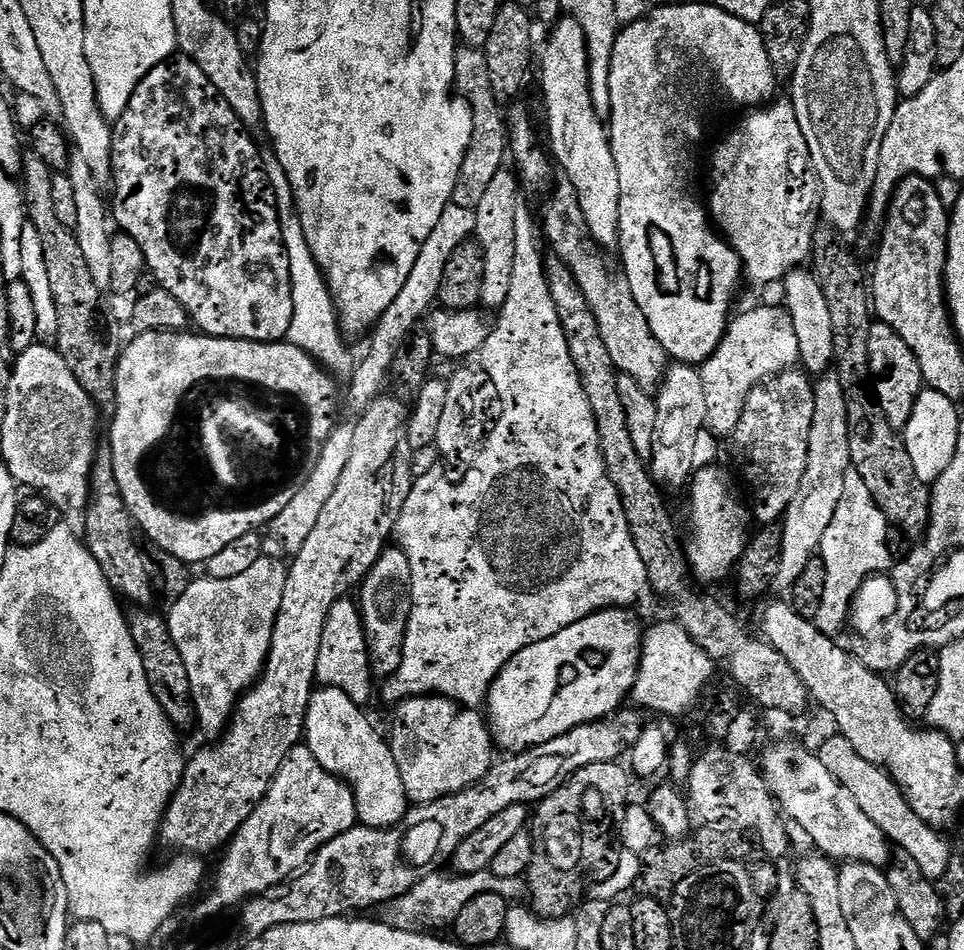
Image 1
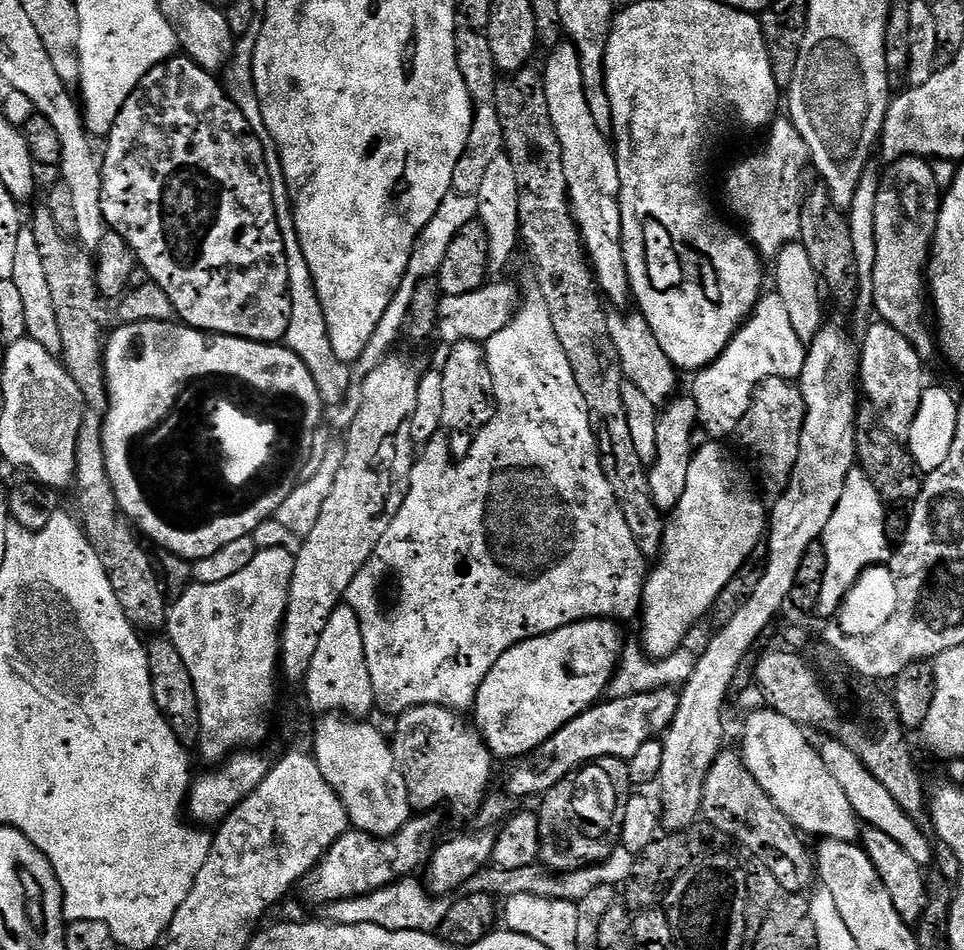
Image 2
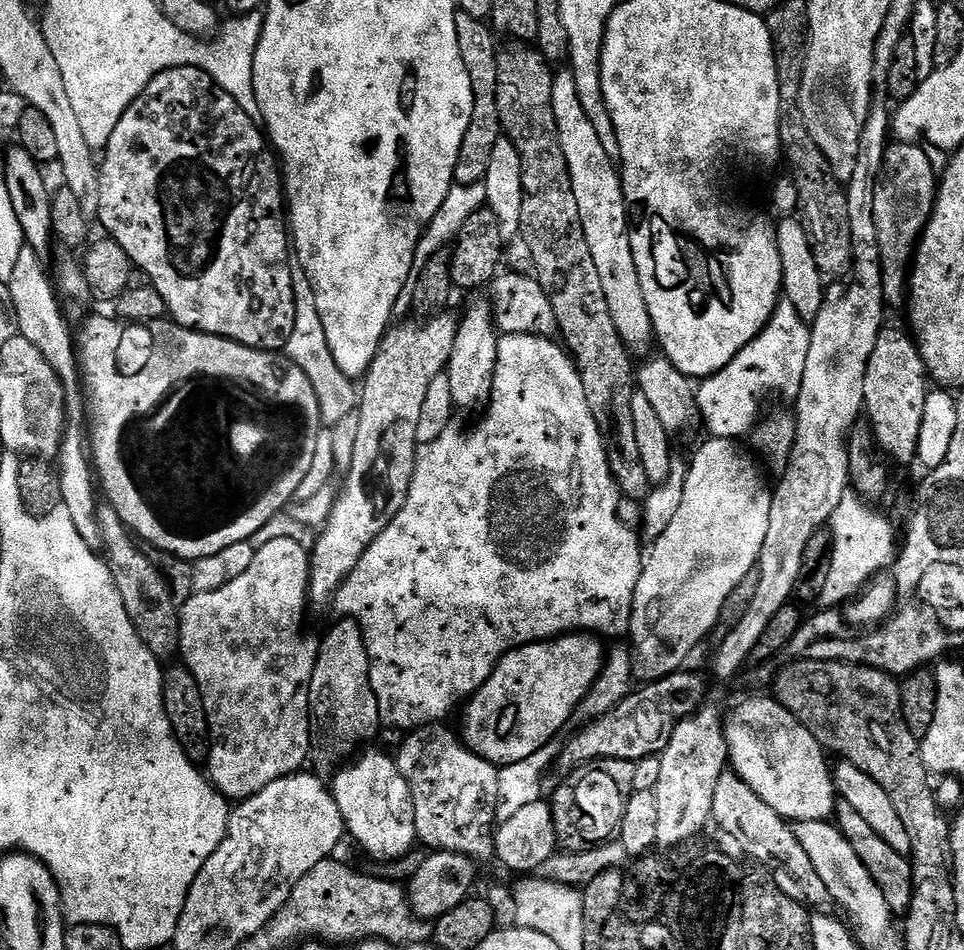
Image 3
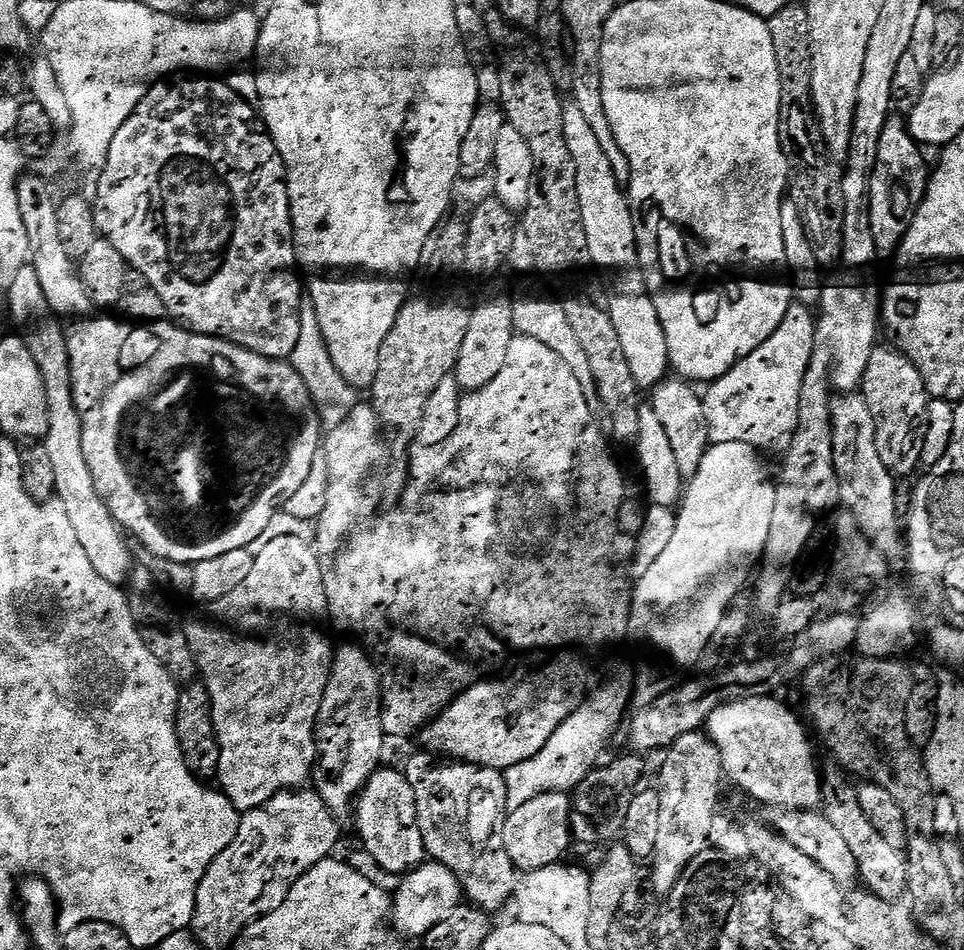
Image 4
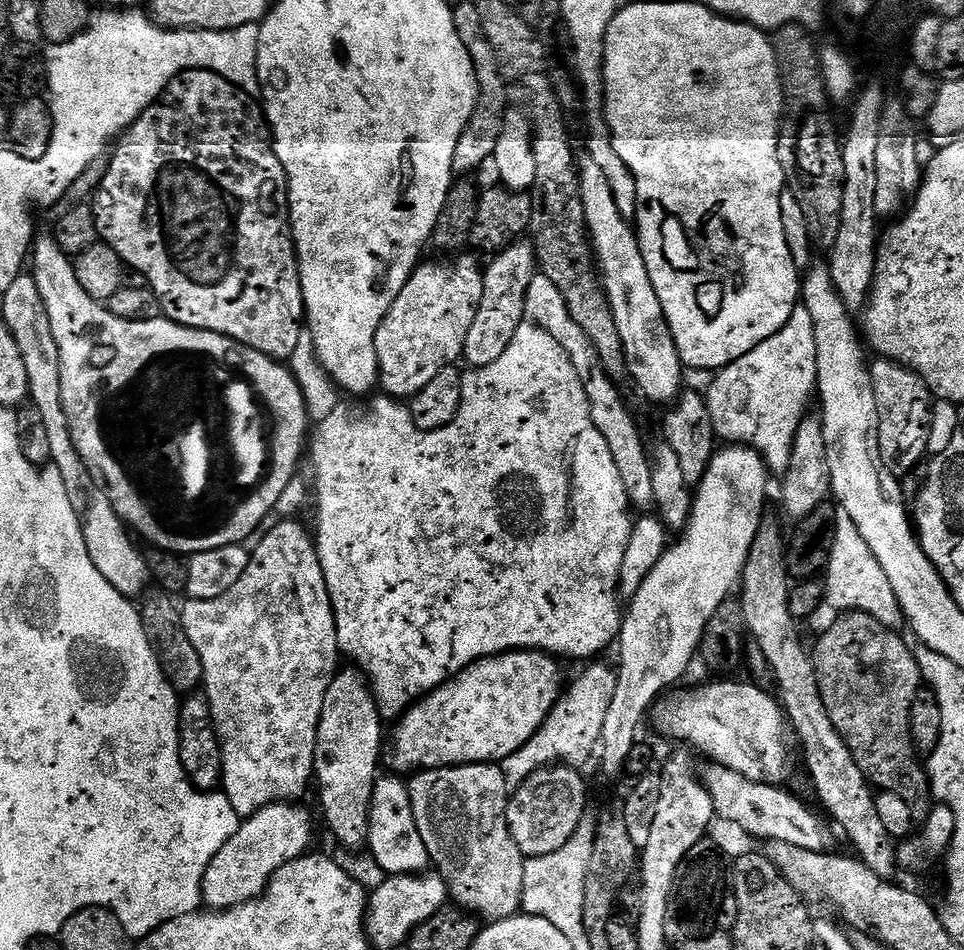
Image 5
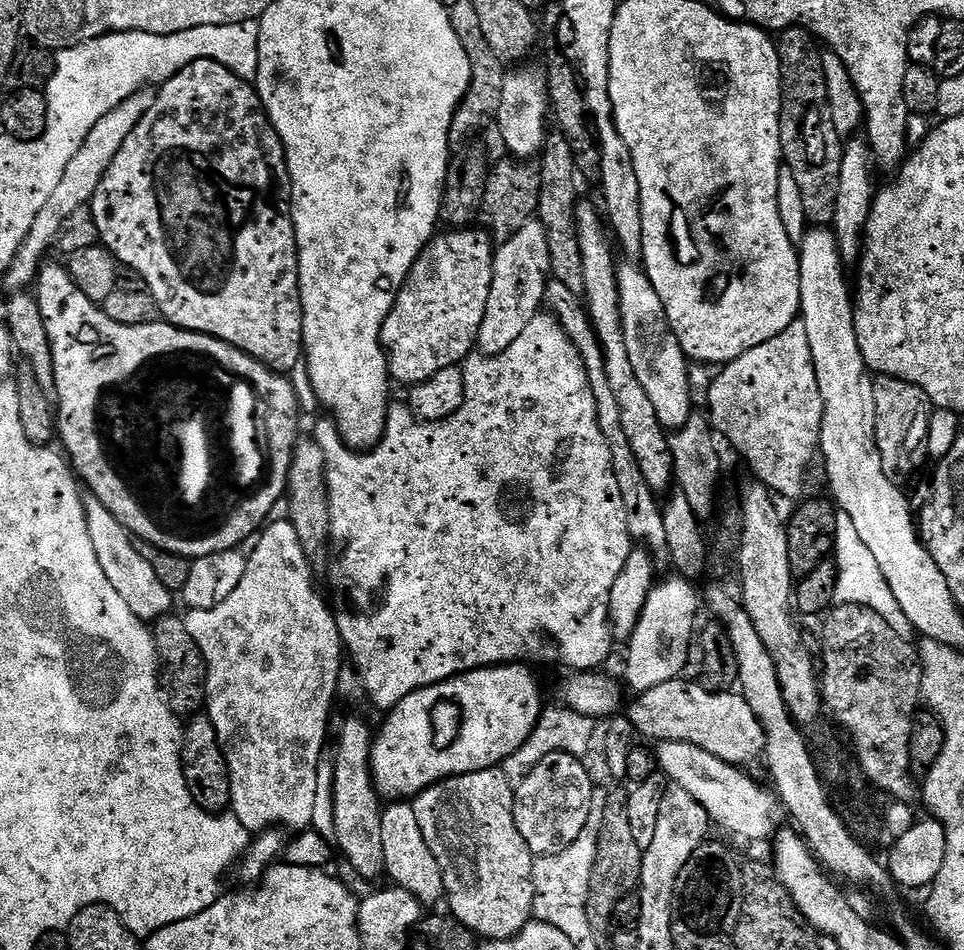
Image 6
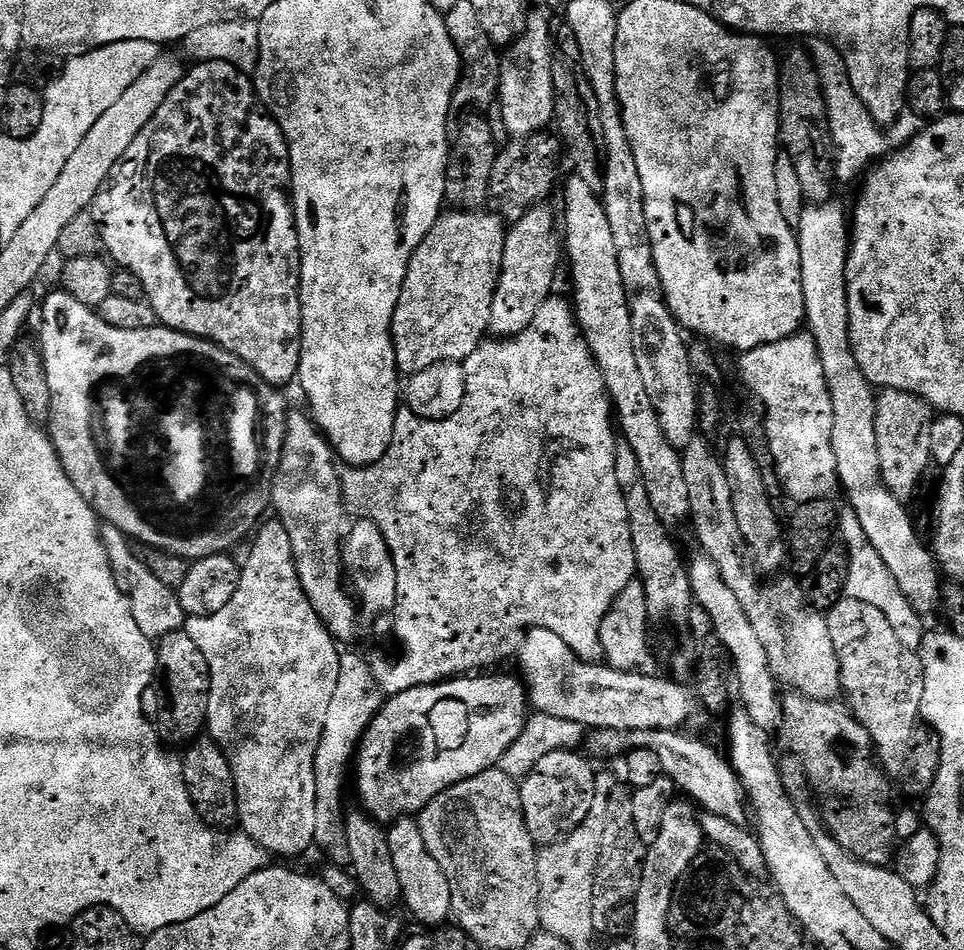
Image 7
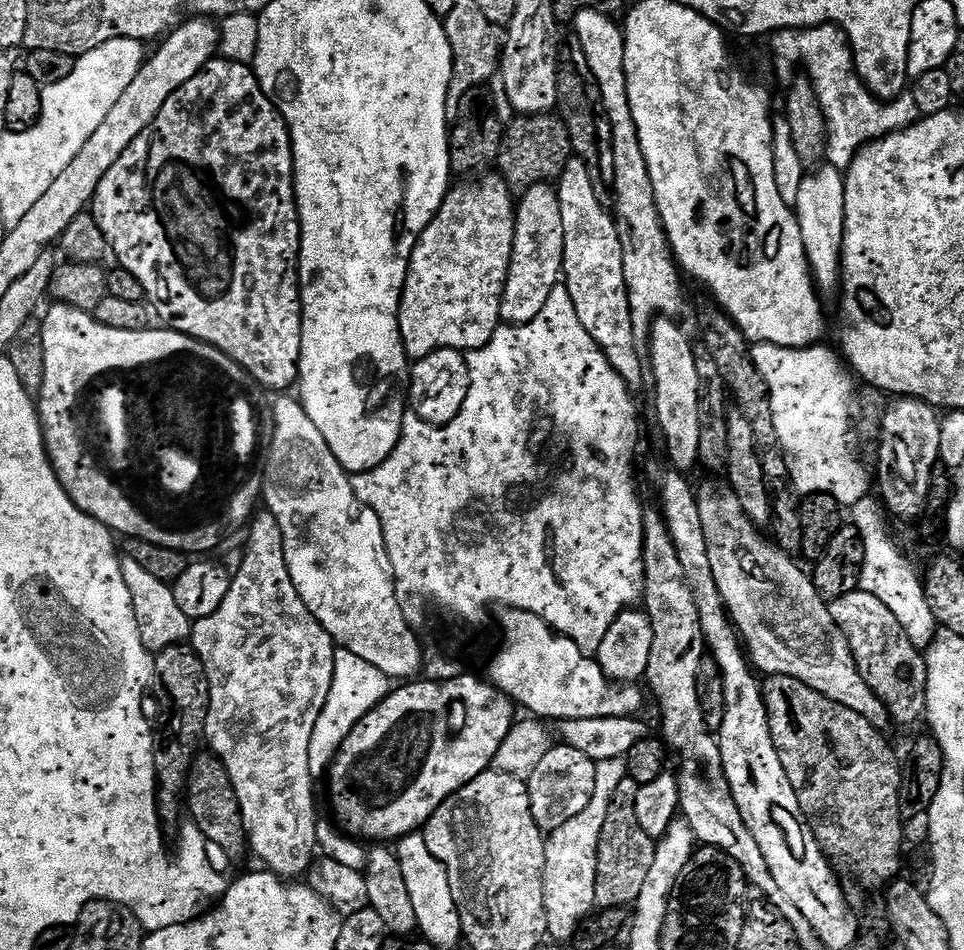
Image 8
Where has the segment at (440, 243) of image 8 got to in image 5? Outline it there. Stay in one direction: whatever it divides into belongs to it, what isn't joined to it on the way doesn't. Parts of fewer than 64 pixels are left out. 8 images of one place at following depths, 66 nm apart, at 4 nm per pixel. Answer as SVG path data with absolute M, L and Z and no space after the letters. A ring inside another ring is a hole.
M457 255L456 261L453 264L447 264L447 259L436 258L440 260L432 260L421 263L414 271L412 277L406 282L406 286L402 286L402 294L398 294L398 298L394 298L394 306L390 306L390 310L386 314L386 318L382 318L382 322L378 326L378 334L376 335L376 353L378 354L378 366L380 367L380 378L378 381L379 387L385 388L387 395L392 398L411 398L416 396L423 388L430 386L433 378L438 378L438 374L442 374L442 370L453 367L464 354L464 347L466 346L466 334L470 334L470 326L474 326L474 318L480 309L482 302L482 290L484 289L484 274L482 271L482 264L479 264L472 256Z

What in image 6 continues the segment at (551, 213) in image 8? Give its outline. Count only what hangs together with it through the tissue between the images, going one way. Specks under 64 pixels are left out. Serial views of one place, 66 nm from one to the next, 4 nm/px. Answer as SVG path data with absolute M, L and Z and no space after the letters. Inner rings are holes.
M539 219L526 222L518 234L495 249L490 298L486 298L486 314L476 339L476 348L483 355L489 358L497 356L518 342L518 334L530 326L545 303L544 292L551 270L550 242L546 242L546 230L540 225Z

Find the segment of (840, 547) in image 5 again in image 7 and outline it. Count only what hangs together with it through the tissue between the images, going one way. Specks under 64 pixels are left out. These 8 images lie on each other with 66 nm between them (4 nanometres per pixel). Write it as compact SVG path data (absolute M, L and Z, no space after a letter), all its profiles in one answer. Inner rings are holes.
M845 505L838 514L838 532L843 536L843 545L849 551L847 586L845 595L851 600L862 600L882 610L886 614L886 620L894 629L901 643L907 647L919 651L922 638L926 631L926 625L923 624L923 615L916 611L911 602L901 592L897 579L894 578L889 567L882 560L881 556L871 546L864 547L865 530L858 518L857 511L851 505Z

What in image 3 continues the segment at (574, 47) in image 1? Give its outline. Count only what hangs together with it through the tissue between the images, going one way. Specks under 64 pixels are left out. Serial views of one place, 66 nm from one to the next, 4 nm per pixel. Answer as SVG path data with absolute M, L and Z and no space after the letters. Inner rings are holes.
M570 70L560 71L552 77L554 122L558 122L562 154L566 154L574 198L578 198L578 214L582 218L586 246L590 246L598 279L606 293L606 306L610 310L610 318L614 318L614 326L621 340L628 346L644 344L648 339L653 339L654 331L650 310L646 310L646 298L642 298L642 282L638 282L638 266L634 266L634 250L630 250L630 221L628 203L624 201L624 185L620 182L617 165L606 154L602 138L598 138L590 118L586 118L582 102L578 102L574 74Z

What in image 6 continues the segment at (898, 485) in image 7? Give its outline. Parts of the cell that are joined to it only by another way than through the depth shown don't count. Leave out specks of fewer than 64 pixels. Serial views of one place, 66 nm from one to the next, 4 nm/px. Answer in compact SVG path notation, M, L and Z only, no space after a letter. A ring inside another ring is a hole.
M877 375L872 385L876 411L876 441L878 454L882 454L882 470L886 470L891 480L904 482L904 479L919 466L920 459L925 459L934 405L929 400L926 390L893 376Z

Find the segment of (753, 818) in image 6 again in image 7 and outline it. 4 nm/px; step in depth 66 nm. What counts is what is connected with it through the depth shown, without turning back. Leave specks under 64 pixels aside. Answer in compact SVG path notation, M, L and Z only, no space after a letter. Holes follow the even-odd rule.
M597 728L587 737L586 747L588 746L596 756L621 755L623 757L636 748L654 750L661 762L663 775L669 776L677 789L684 788L683 795L685 797L691 798L697 805L702 804L707 813L724 816L735 824L744 824L746 793L743 784L740 783L740 777L732 769L731 763L725 757L723 760L706 741L699 740L696 736L683 736L684 734L680 730L625 732L622 729Z

